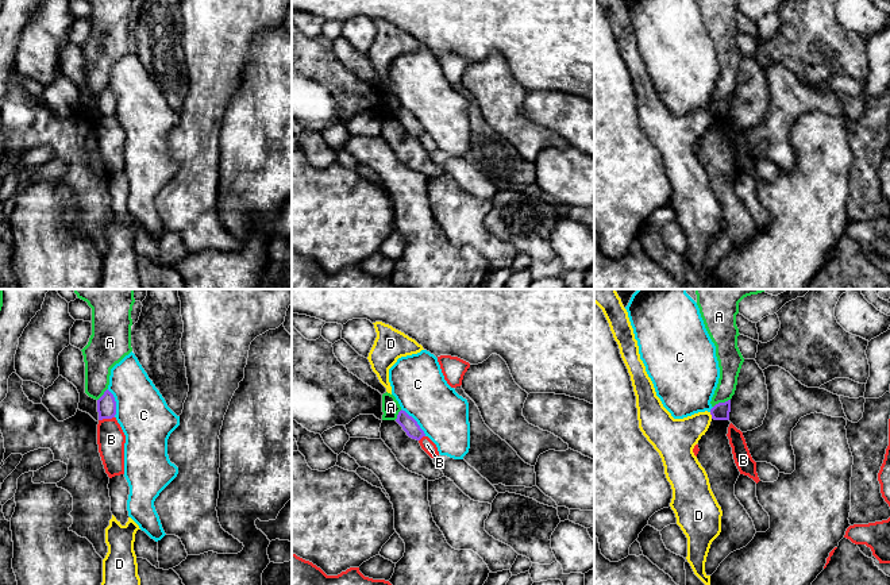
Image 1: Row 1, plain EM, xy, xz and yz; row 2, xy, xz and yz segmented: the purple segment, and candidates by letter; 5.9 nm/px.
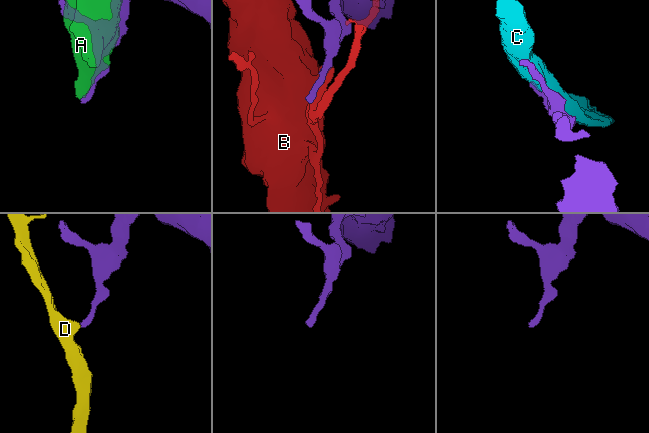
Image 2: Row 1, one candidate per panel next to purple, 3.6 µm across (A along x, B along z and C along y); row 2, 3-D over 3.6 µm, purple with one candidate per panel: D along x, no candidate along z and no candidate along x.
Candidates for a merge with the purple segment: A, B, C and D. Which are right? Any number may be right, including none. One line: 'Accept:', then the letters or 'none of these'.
Accept: none of these

